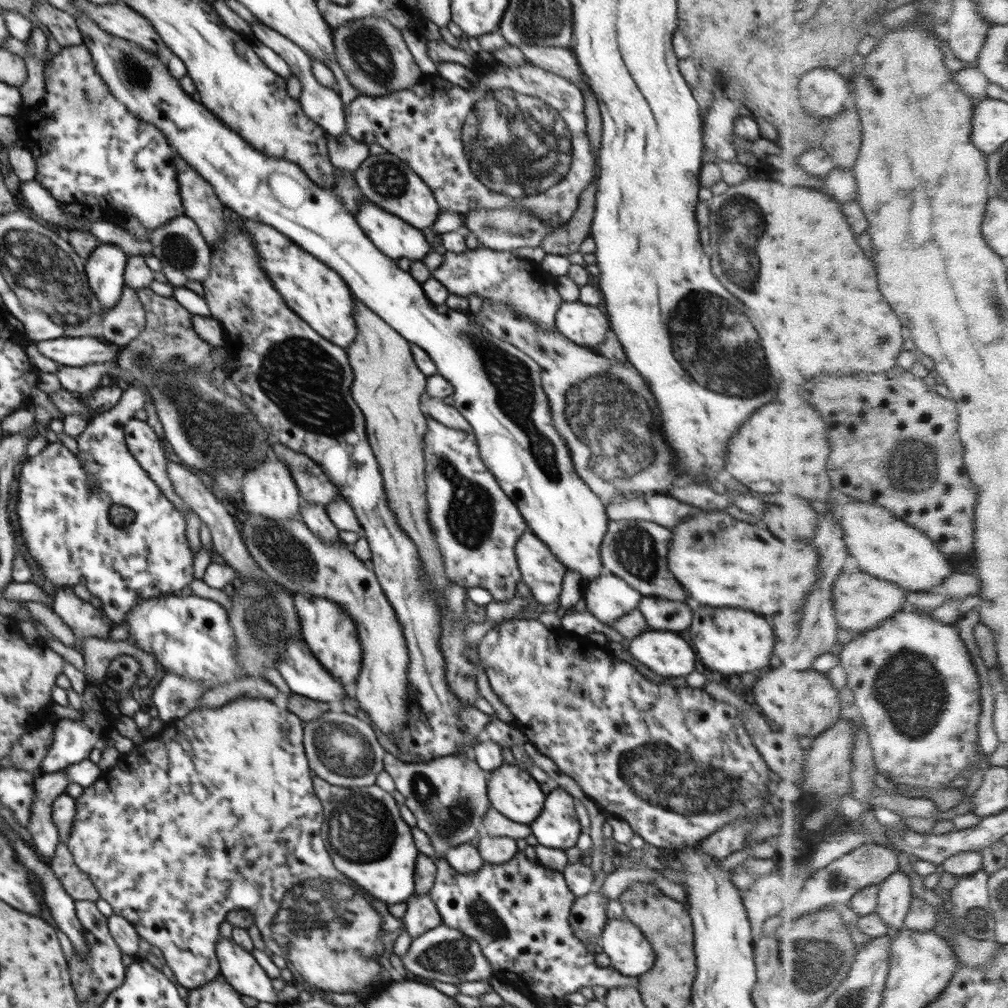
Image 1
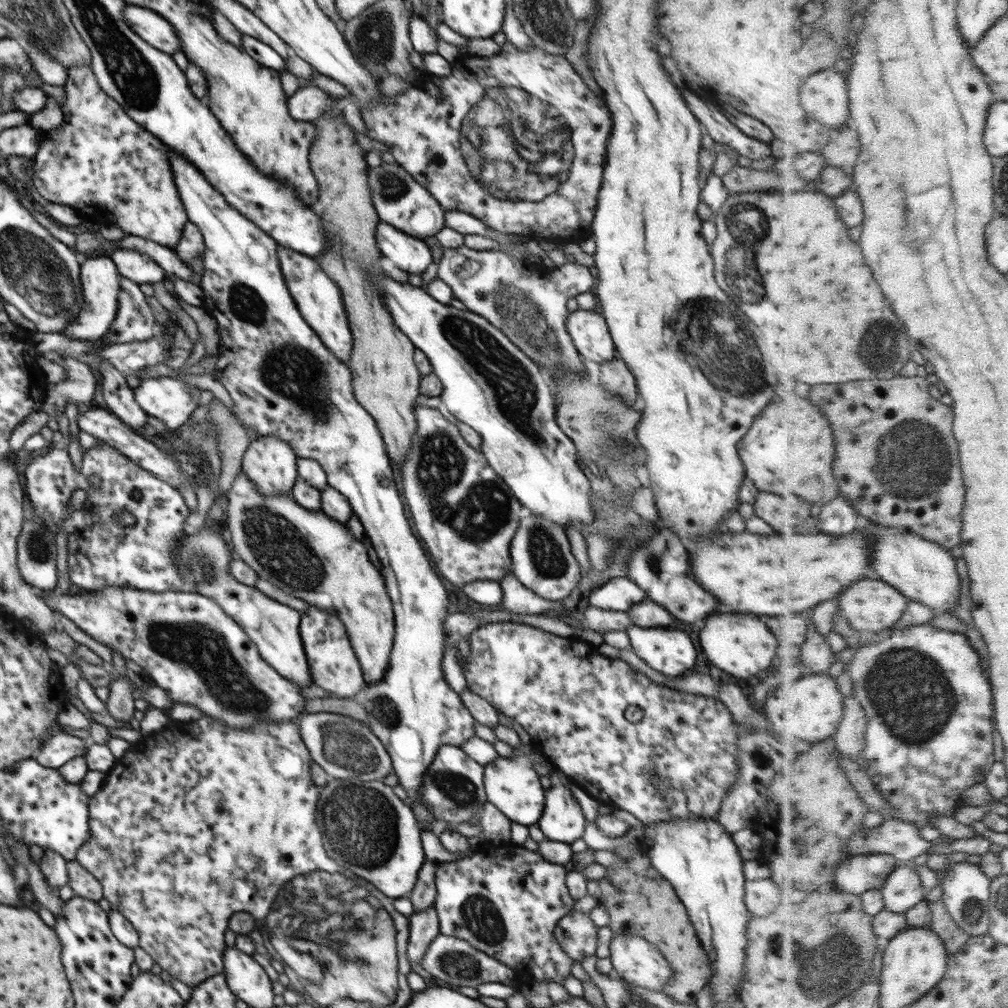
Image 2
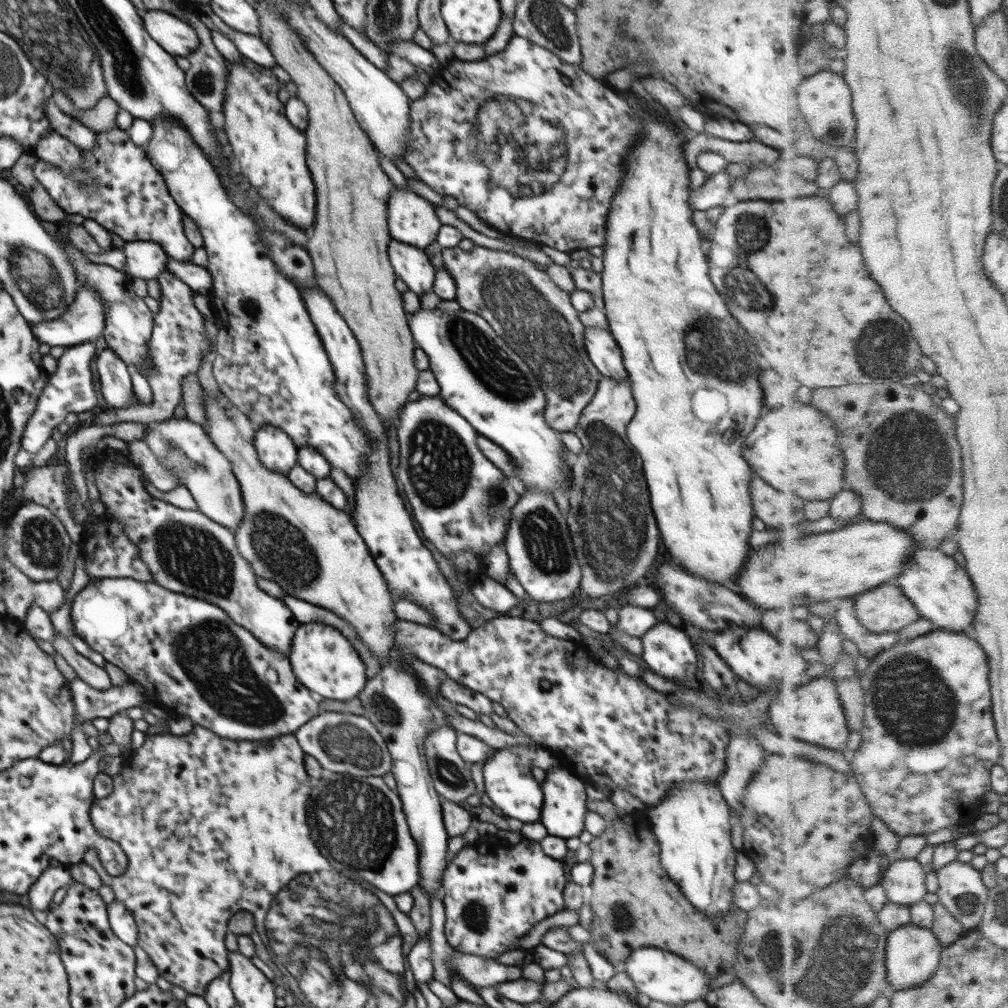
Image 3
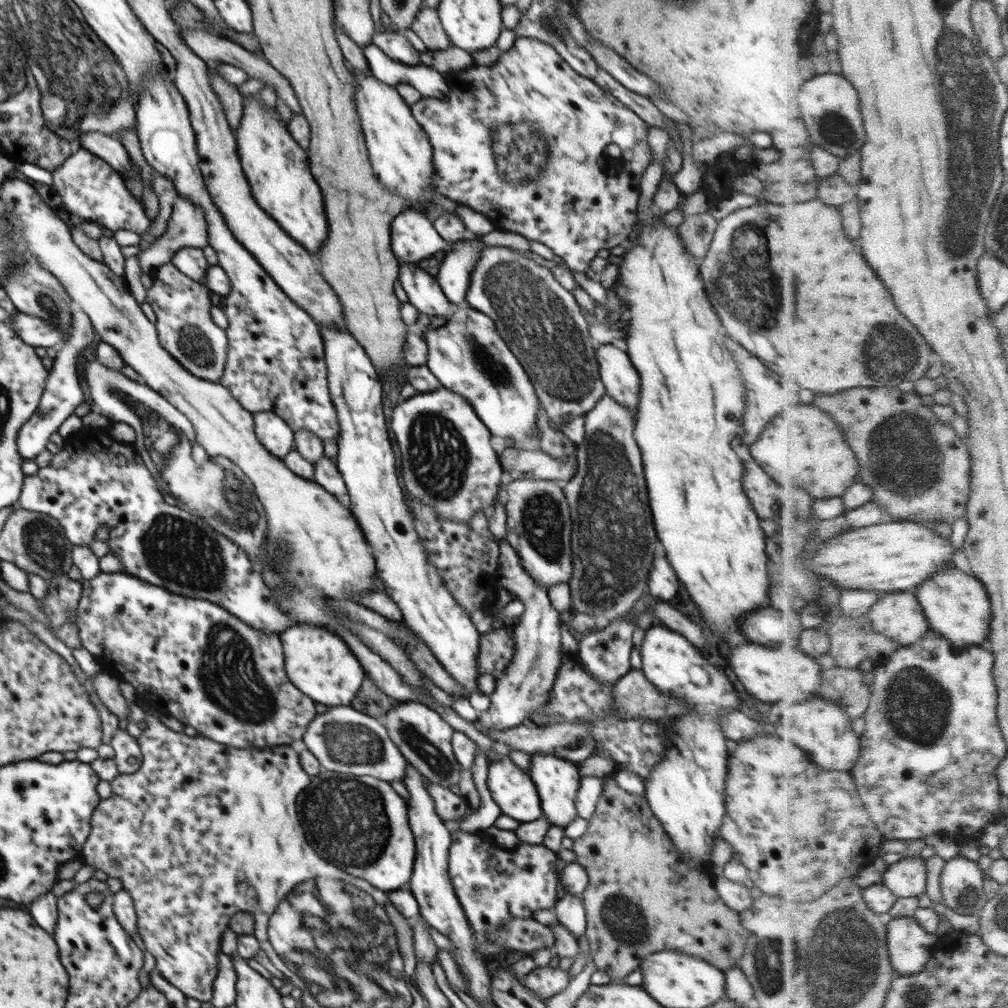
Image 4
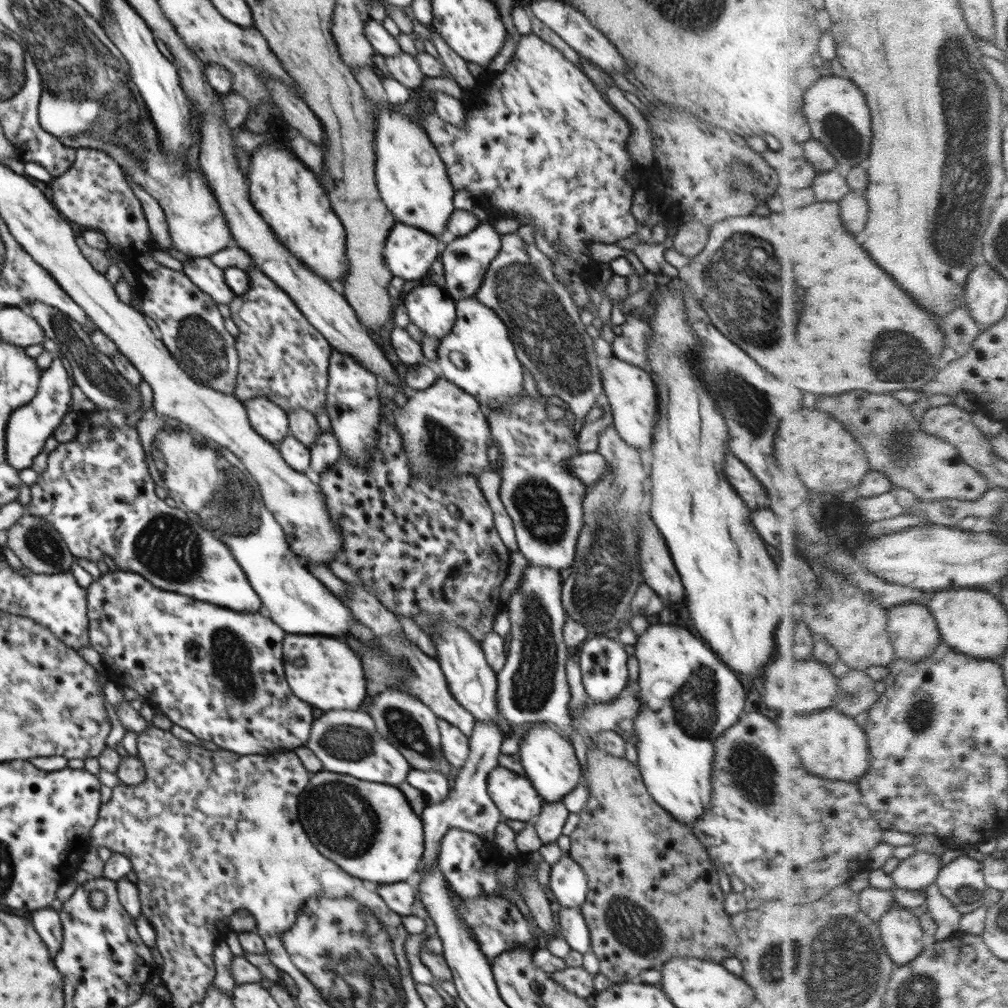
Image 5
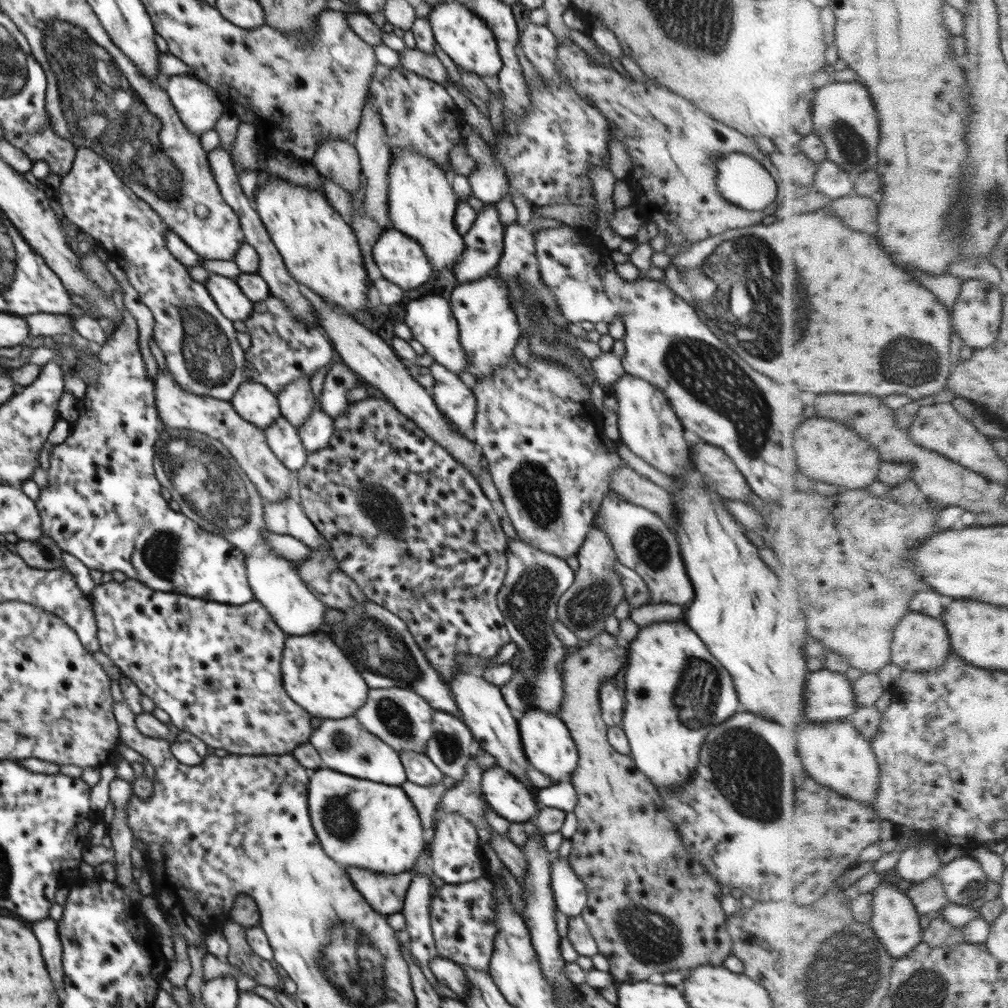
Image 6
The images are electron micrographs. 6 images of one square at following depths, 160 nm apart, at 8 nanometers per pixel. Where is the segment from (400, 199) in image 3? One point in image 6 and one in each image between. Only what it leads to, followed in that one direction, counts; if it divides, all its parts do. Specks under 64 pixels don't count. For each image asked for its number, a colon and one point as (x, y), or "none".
4: (414, 238)
5: (409, 252)
6: (400, 259)

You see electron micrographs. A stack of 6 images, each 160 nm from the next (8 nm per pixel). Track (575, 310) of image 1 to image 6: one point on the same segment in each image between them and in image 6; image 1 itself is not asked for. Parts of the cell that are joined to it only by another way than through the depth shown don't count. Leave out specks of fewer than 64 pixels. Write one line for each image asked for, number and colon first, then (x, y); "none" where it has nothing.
2: (589, 331)
3: (603, 350)
4: (619, 376)
5: (632, 394)
6: (648, 425)

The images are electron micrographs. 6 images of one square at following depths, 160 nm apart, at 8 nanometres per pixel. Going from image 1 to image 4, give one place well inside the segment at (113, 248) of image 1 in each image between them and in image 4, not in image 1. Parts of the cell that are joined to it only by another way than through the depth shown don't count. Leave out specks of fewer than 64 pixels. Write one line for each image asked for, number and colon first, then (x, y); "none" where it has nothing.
2: (99, 275)
3: (85, 319)
4: (32, 330)

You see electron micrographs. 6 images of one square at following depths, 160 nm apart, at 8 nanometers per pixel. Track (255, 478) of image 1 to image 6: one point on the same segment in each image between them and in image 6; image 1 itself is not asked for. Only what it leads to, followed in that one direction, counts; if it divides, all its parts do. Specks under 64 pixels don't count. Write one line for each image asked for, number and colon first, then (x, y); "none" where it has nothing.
2: (270, 463)
3: (275, 449)
4: (275, 434)
5: (269, 420)
6: (252, 401)

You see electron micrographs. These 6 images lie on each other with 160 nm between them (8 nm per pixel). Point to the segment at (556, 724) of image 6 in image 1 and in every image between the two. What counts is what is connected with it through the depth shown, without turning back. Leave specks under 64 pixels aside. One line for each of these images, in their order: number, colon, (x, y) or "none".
1: (557, 827)
2: (563, 820)
3: (565, 801)
4: (557, 780)
5: (551, 762)

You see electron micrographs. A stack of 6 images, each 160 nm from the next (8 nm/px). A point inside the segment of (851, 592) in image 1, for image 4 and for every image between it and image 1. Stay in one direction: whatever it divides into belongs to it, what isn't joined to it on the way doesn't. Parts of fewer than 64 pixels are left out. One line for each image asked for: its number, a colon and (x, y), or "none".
2: (870, 604)
3: (888, 608)
4: (900, 614)

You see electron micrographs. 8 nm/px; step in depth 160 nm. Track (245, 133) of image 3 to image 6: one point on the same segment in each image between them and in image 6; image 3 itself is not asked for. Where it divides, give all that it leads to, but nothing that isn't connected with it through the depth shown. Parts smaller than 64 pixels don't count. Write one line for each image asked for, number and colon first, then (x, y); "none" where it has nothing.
4: (277, 168)
5: (288, 196)
6: (319, 249)

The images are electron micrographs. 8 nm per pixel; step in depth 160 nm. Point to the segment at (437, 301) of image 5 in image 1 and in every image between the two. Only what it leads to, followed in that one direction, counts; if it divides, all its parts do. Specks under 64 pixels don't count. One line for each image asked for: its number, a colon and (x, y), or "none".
1: (395, 238)
2: (412, 255)
3: (411, 264)
4: (424, 293)

